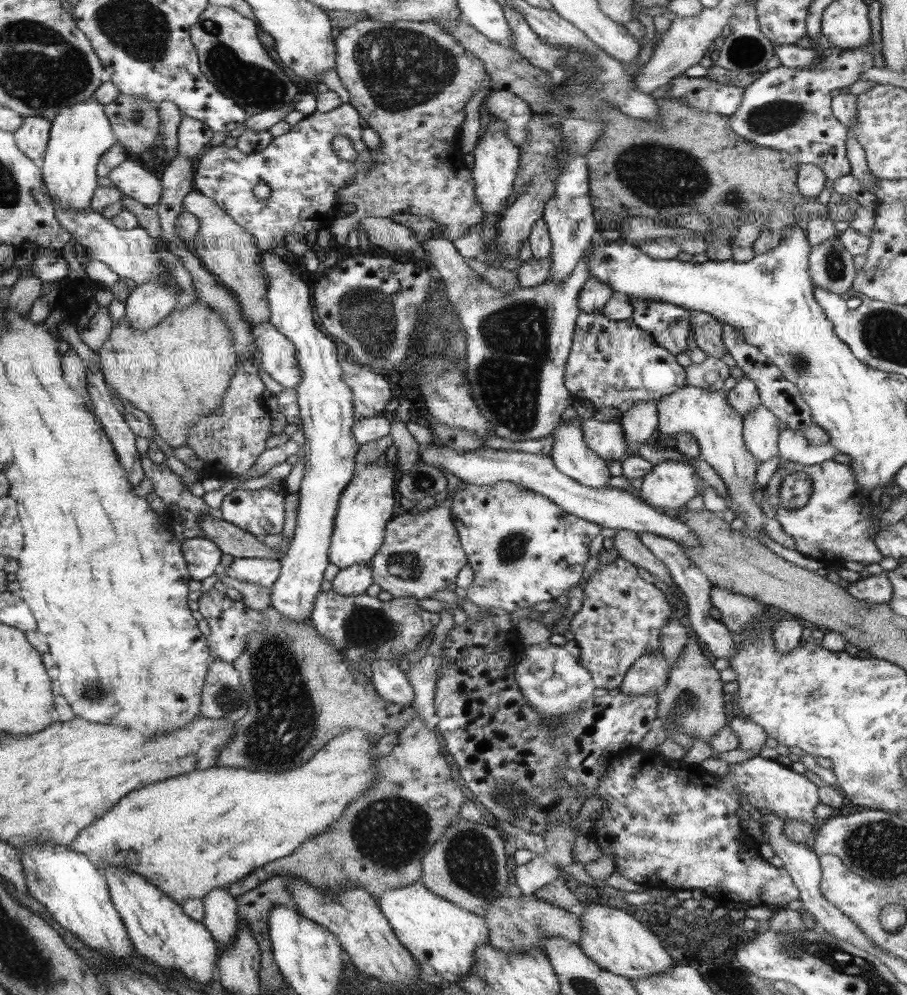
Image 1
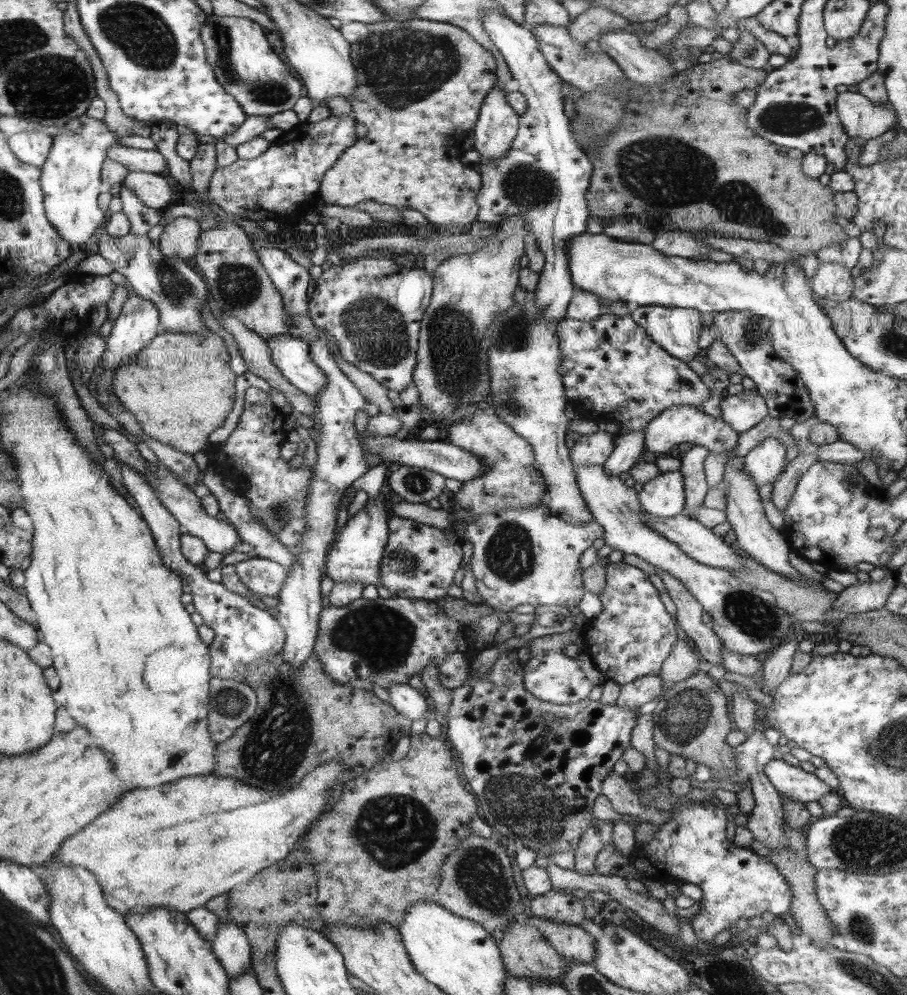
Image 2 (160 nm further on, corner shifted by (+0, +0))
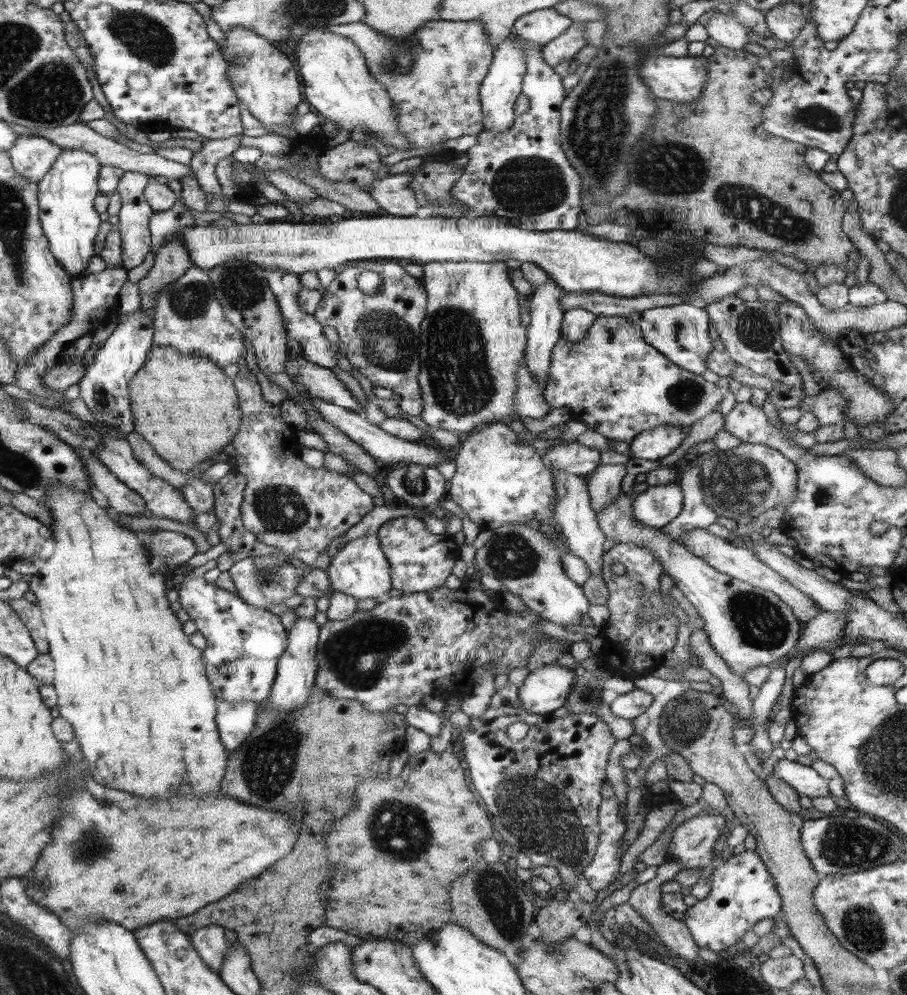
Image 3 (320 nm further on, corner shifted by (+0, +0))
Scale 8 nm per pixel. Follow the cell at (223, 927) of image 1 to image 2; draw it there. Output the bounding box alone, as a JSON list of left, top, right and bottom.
[211,917,251,979]

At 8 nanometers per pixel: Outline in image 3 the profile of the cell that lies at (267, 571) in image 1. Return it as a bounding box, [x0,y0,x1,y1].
[229,554,302,609]

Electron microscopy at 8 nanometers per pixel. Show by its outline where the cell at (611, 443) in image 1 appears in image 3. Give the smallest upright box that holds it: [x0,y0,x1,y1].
[543,441,601,477]

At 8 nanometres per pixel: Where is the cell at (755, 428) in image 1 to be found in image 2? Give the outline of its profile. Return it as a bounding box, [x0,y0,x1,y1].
[744,437,786,485]

